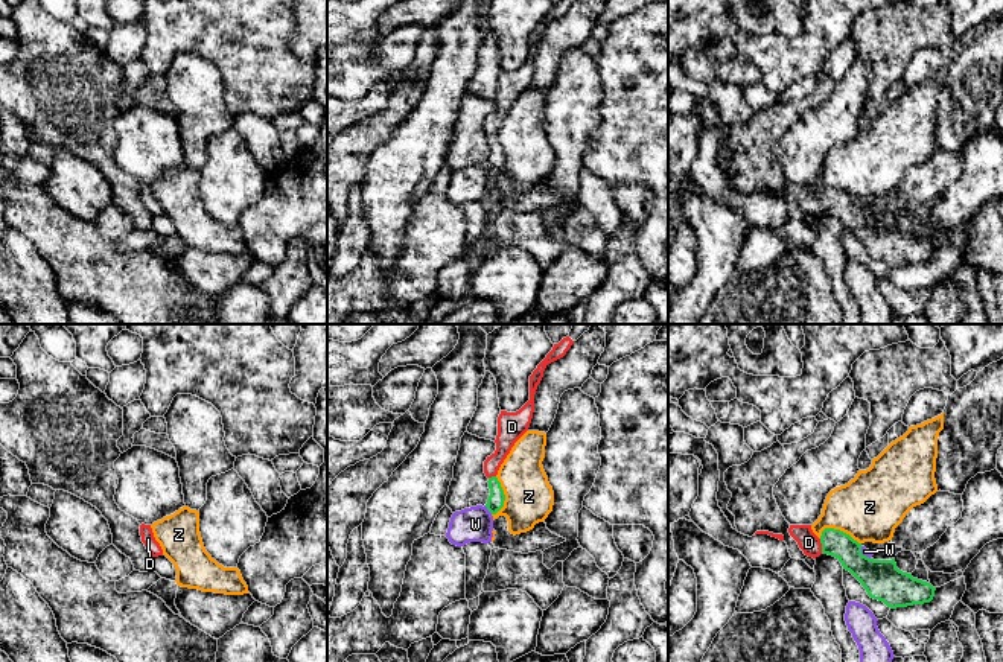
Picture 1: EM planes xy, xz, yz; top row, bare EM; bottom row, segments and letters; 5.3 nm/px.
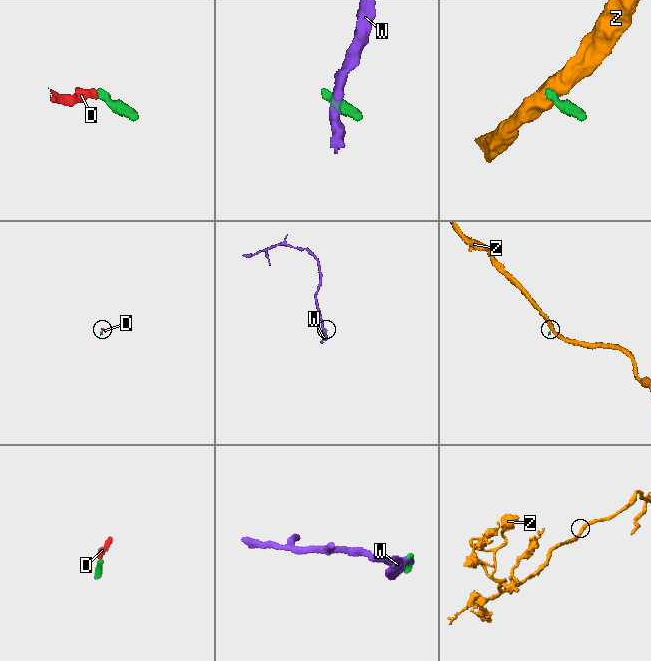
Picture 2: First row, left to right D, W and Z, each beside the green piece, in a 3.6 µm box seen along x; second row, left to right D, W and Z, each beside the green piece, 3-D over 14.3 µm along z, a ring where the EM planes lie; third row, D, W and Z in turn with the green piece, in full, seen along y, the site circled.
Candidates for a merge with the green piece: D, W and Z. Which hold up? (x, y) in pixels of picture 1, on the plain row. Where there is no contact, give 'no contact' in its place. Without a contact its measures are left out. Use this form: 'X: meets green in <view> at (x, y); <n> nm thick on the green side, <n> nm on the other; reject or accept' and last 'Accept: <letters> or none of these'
D: meets green in yz at (822, 204); 140 nm thick on the green side, 110 nm on the other; accept
W: meets green in xz at (489, 169); 90 nm thick on the green side, 190 nm on the other; reject
Z: meets green in yz at (839, 189); 140 nm thick on the green side, 360 nm on the other; reject
Accept: D

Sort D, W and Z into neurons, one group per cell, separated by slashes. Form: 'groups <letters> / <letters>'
groups D / W / Z

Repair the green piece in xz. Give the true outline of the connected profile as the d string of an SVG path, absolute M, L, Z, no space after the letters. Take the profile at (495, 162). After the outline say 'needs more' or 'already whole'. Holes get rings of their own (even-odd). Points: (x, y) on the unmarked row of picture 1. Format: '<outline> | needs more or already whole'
M560 0L559 3L554 3L552 9L546 14L546 17L537 24L537 27L530 35L530 59L519 70L501 70L498 76L498 94L495 99L496 110L484 120L484 132L489 137L487 142L490 148L490 155L487 158L486 166L492 173L496 173L504 166L505 160L504 149L496 137L498 129L507 117L507 114L510 113L514 102L530 87L534 72L534 53L537 44L543 37L543 30L548 23L563 17L572 3L574 0Z | needs more

